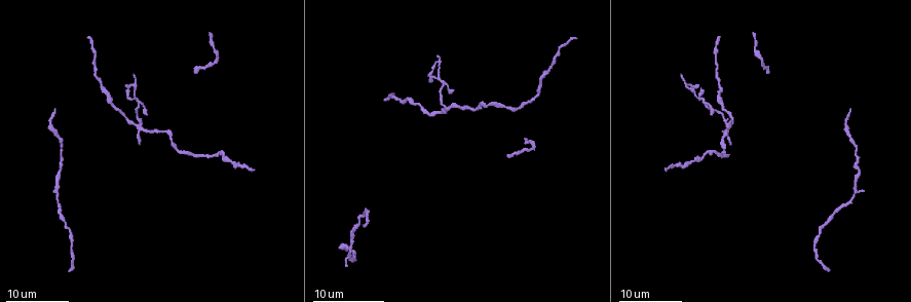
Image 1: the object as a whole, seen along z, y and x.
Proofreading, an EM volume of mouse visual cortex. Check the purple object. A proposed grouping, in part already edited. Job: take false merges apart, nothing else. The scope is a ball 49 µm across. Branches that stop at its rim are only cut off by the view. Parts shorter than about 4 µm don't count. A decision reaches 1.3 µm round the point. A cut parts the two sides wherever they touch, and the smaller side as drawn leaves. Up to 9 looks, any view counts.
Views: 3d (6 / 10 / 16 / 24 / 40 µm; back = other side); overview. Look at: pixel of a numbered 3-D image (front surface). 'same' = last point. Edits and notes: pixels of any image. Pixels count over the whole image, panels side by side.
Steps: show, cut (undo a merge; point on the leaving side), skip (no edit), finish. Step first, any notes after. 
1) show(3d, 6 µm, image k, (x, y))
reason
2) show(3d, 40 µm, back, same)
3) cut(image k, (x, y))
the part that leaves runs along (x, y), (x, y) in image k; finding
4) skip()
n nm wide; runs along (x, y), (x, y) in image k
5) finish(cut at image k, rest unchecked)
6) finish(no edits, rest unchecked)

show(3d, 16 µm, image 1, (721, 86))
thick turns thin

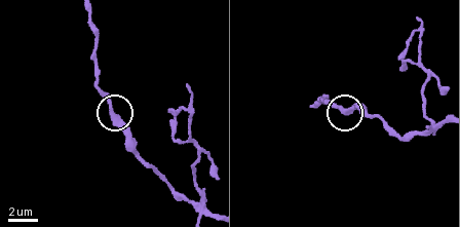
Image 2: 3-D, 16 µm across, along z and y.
show(3d, 6 µm, image 2, (341, 111))
zoom in

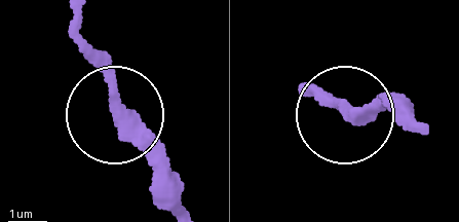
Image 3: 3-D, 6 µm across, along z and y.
skip()
runs along (187, 211), (170, 171), (115, 112), (109, 73), (76, 37) in image 3; all the same neuron

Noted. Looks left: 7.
show(3d, 24 µm, image 1, (142, 125))
looks like a crossing

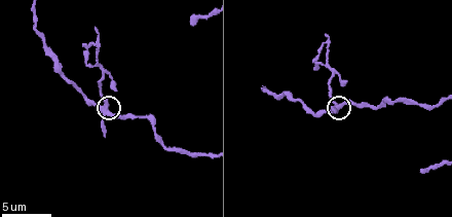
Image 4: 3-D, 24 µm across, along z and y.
show(3d, 6 µm, image 4, (336, 107))

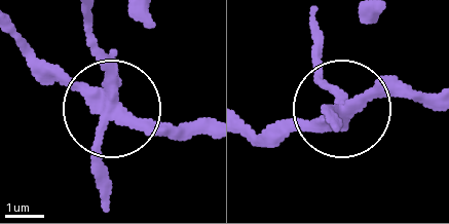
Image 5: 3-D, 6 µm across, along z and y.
show(3d, 6 µm, back, image 5, (111, 101))
other side

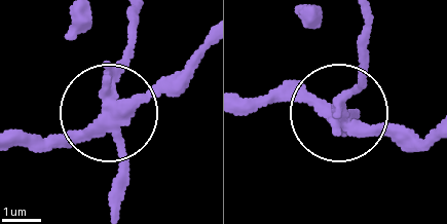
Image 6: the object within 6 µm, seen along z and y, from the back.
cut(image 6, (123, 175))
5 arms; a second neuron is stuck on

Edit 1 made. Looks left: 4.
show(overview)
redraw

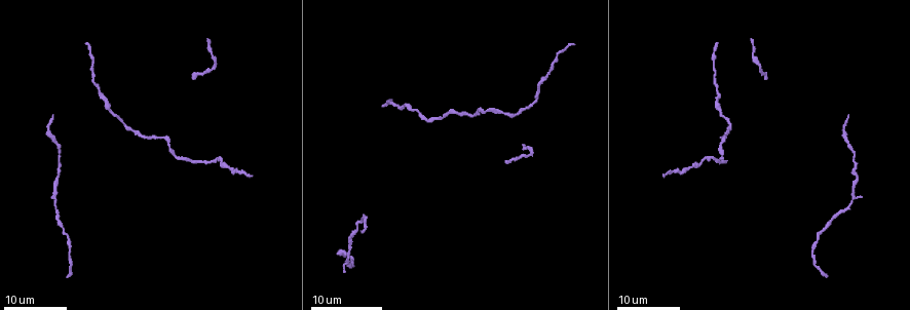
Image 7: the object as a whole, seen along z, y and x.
show(3d, 24 µm, image 7, (766, 78))
a narrow waist

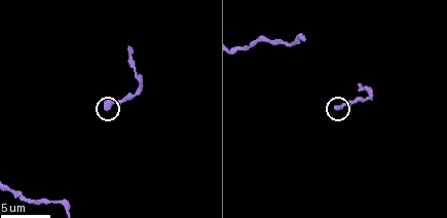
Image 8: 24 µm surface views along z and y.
show(3d, 6 µm, image 8, (105, 106))

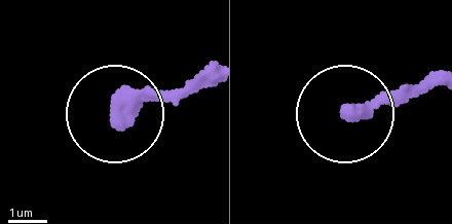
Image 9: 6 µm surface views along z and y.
skip()
all the same neuron

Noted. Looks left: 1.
finish(cut at image 6, rest unchecked)

